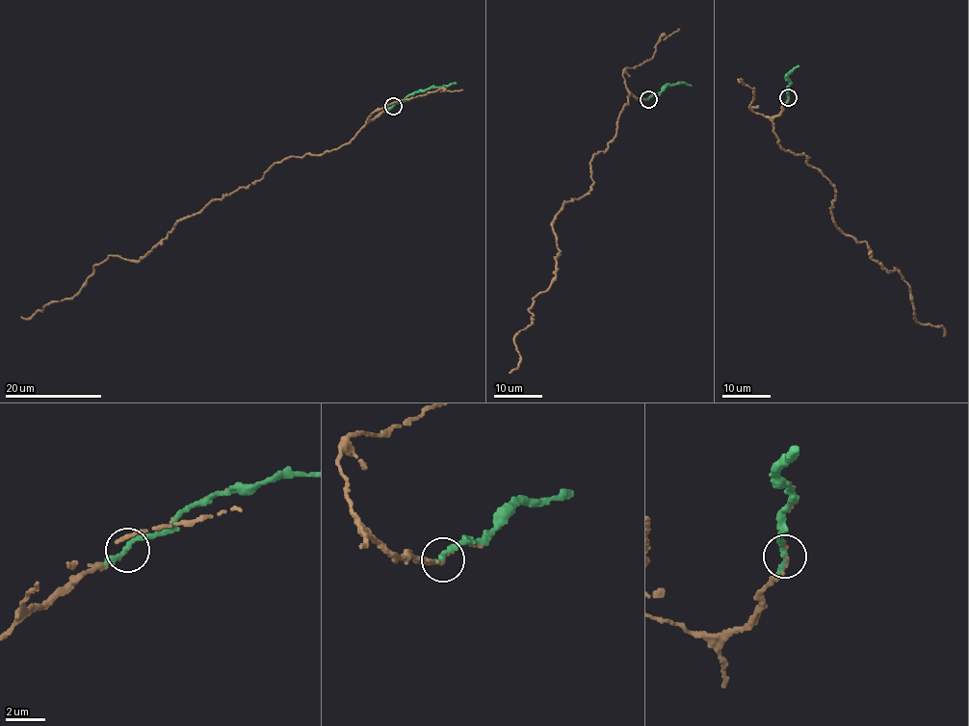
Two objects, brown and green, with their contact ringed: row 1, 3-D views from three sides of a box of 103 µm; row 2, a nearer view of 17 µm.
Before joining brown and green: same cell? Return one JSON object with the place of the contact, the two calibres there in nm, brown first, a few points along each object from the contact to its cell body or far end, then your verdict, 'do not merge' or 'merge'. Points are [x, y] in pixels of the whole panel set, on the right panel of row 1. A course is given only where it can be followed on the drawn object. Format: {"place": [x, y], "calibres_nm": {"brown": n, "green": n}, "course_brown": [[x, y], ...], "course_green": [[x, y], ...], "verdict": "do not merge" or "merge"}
{"place": [788, 97], "calibres_nm": {"brown": 180, "green": 280}, "course_brown": [[789, 97], [772, 121], [779, 146], [833, 184], [837, 227], [896, 268], [913, 318], [945, 333]], "course_green": [[788, 97], [790, 83], [786, 75], [798, 66]], "verdict": "merge"}

